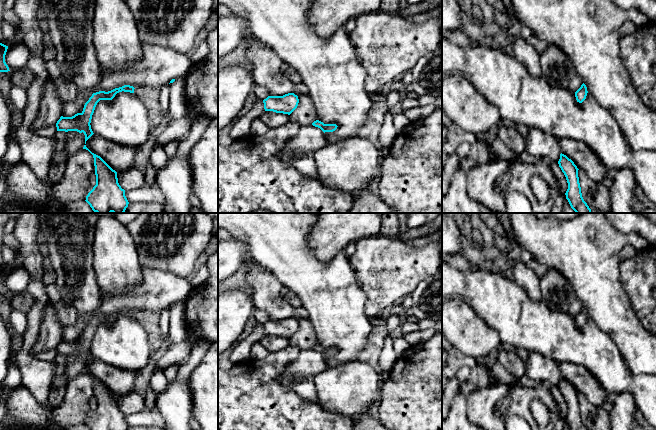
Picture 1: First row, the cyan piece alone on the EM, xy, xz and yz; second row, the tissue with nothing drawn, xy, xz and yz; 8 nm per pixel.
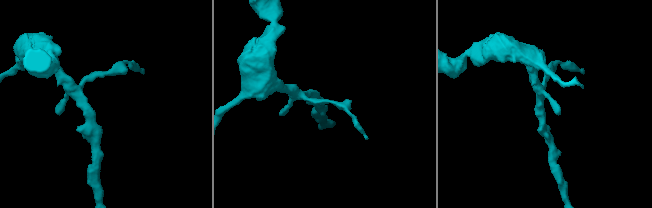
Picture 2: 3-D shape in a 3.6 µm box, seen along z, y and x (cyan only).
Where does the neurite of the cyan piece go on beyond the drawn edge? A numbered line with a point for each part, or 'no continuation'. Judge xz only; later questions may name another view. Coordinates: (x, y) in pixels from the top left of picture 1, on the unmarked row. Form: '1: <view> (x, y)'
no continuation

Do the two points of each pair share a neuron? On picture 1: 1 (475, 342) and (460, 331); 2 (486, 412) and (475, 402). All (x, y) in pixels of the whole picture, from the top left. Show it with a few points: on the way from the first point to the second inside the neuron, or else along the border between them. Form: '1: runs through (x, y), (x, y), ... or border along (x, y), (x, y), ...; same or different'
1: runs through (471, 338), (464, 331); same
2: runs through (483, 409), (478, 404); same

